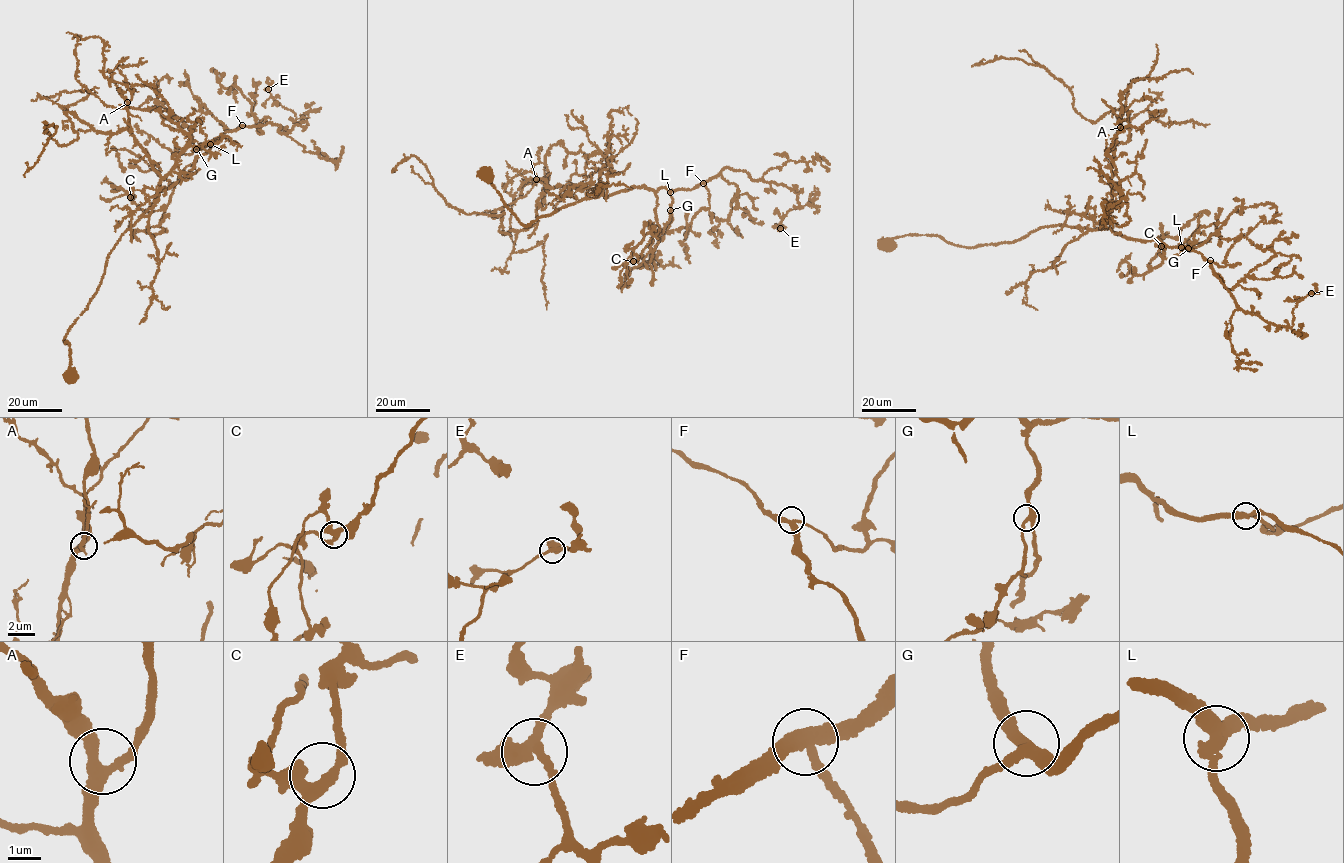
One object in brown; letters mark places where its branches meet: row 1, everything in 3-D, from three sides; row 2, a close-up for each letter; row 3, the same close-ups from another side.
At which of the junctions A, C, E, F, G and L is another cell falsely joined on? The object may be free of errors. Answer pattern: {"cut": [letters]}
{"cut": []}

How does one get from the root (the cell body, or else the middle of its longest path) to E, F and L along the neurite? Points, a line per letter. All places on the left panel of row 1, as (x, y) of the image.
E: (71, 375), (66, 335), (97, 291), (110, 252), (157, 193), (225, 132), (299, 124), (268, 89)
F: (71, 375), (70, 347), (63, 341), (97, 291), (110, 252), (157, 193), (183, 179), (214, 139), (242, 125)
L: (71, 375), (70, 347), (63, 341), (97, 291), (110, 252), (157, 193), (183, 179), (210, 144)

